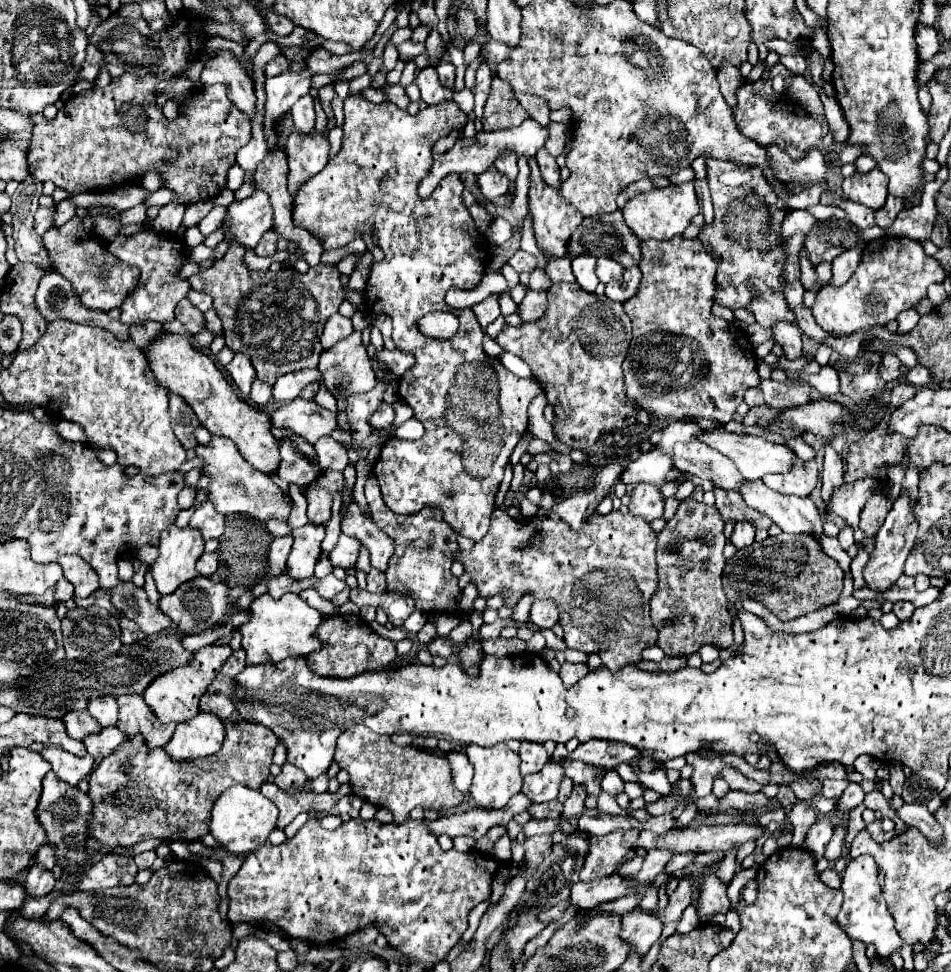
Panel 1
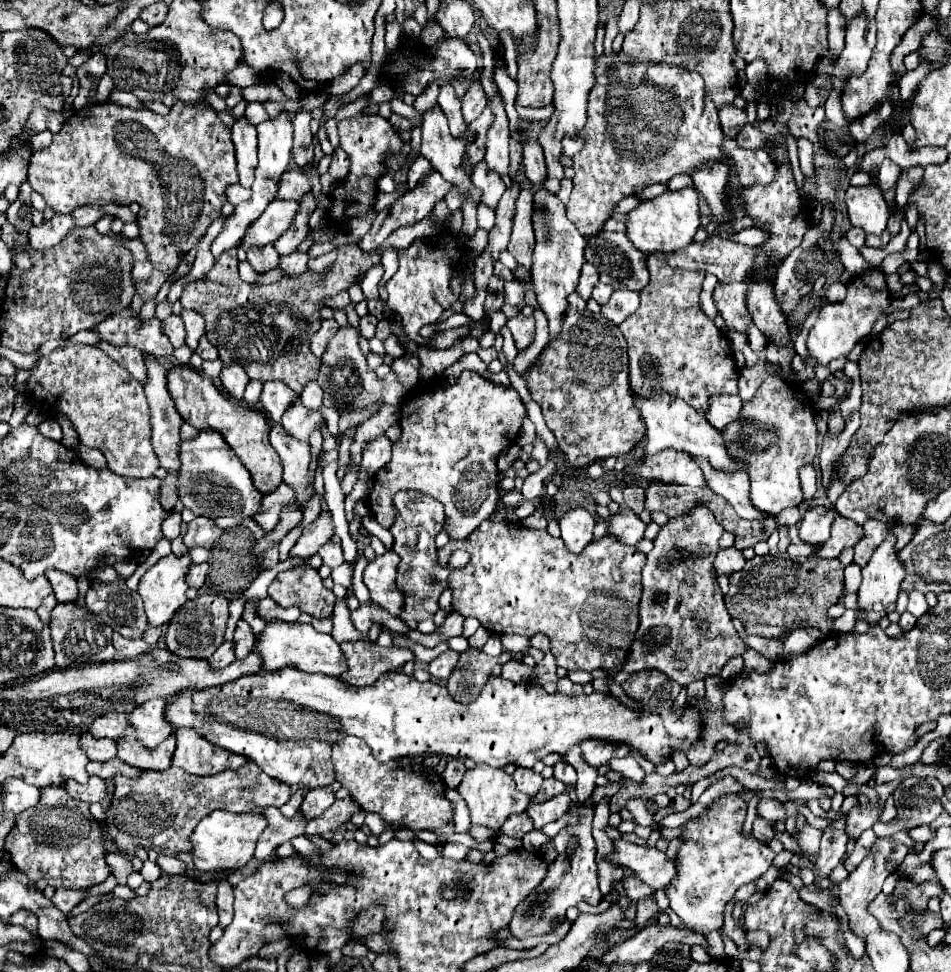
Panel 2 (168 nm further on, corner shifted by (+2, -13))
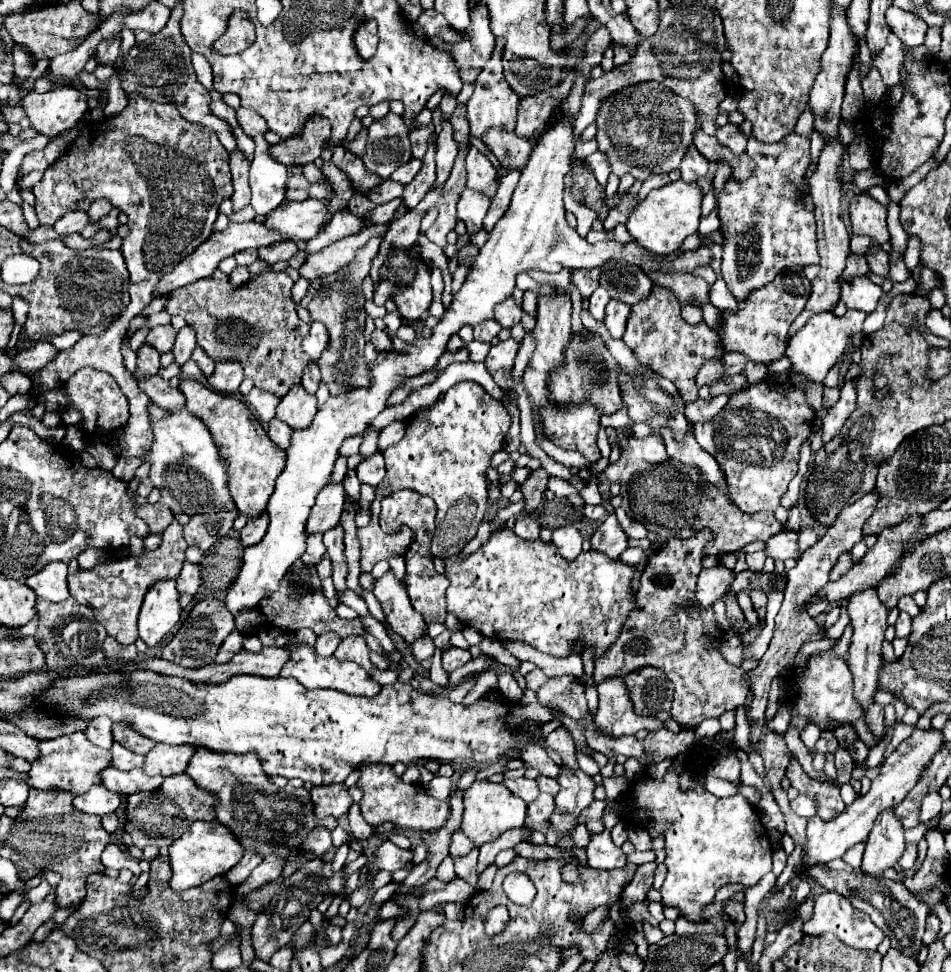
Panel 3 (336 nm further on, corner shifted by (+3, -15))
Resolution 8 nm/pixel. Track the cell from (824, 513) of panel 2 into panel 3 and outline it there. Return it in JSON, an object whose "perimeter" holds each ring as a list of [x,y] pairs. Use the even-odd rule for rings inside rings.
{"perimeter":[[[778,532],[776,536],[768,538],[766,540],[766,556],[772,558],[772,560],[788,560],[788,558],[794,558],[796,556],[796,538],[798,534],[796,532]]]}

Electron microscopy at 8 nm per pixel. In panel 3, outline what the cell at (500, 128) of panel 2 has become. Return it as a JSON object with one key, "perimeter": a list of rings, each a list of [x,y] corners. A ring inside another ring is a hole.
{"perimeter":[[[496,38],[492,60],[488,60],[486,68],[480,72],[474,94],[466,102],[466,120],[470,124],[470,134],[474,136],[480,136],[480,132],[484,132],[484,128],[490,128],[490,126],[500,126],[504,130],[514,130],[516,126],[516,108],[520,98],[516,96],[516,92],[512,92],[510,84],[502,74],[502,52],[504,52],[504,38]]]}

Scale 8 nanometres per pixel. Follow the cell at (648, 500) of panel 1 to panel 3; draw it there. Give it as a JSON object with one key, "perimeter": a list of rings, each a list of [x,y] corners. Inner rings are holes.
{"perimeter":[[[608,514],[608,518],[596,528],[590,544],[592,544],[592,550],[602,552],[608,558],[616,560],[628,548],[628,536],[620,528],[616,516]]]}

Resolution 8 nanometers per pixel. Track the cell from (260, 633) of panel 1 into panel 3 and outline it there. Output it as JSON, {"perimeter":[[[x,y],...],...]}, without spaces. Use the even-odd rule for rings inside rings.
{"perimeter":[[[306,644],[290,648],[290,652],[292,652],[292,658],[288,660],[288,666],[282,668],[282,676],[296,678],[306,688],[330,688],[330,690],[340,690],[340,692],[354,694],[354,696],[376,696],[382,690],[382,686],[378,682],[374,682],[364,672],[364,668],[360,668],[358,664],[352,664],[352,662],[340,664],[334,656],[320,658],[320,656],[316,656],[314,648],[306,646]]]}

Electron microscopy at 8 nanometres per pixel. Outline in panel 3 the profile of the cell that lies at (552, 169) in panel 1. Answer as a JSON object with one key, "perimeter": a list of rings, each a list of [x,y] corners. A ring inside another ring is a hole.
{"perimeter":[[[488,128],[480,138],[486,148],[498,158],[500,164],[508,164],[508,168],[522,170],[530,156],[530,142],[516,136],[516,132],[506,132],[502,128]]]}

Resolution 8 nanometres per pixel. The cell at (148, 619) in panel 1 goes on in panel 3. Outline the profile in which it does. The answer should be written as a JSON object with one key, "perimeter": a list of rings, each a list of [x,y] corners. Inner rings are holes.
{"perimeter":[[[174,520],[164,530],[164,538],[154,552],[142,552],[140,556],[110,560],[104,564],[96,564],[90,570],[78,570],[76,574],[68,576],[68,590],[70,590],[72,598],[76,598],[80,604],[86,604],[92,608],[94,618],[106,628],[108,636],[116,638],[124,646],[134,644],[138,640],[136,622],[138,622],[138,612],[140,612],[146,590],[150,586],[154,586],[158,580],[168,578],[166,574],[172,574],[174,580],[178,578],[180,568],[184,564],[186,548],[188,546],[182,536],[182,526]]]}

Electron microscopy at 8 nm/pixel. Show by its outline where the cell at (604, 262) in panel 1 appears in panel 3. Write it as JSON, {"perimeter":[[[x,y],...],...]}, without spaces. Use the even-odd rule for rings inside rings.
{"perimeter":[[[600,286],[600,288],[598,288],[598,290],[596,290],[588,300],[590,300],[590,308],[588,308],[590,314],[592,314],[596,320],[602,322],[602,320],[604,320],[604,308],[606,308],[606,304],[610,302],[608,292]]]}

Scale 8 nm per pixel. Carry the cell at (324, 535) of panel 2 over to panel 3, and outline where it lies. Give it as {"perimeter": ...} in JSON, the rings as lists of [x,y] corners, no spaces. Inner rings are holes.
{"perimeter":[[[330,482],[326,488],[322,488],[306,524],[308,534],[326,532],[328,528],[334,528],[342,516],[344,500],[346,492],[342,482]]]}

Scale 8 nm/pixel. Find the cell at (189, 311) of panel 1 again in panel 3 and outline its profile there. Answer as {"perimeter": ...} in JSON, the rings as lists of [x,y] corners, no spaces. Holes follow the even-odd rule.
{"perimeter":[[[166,324],[166,326],[156,326],[148,332],[146,336],[146,344],[150,344],[152,348],[156,348],[160,354],[164,352],[170,352],[172,350],[172,344],[174,344],[174,338],[176,338],[176,330]]]}

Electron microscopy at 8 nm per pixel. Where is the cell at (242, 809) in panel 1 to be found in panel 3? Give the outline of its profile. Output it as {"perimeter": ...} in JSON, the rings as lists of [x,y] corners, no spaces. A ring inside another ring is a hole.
{"perimeter":[[[194,822],[188,832],[184,832],[178,840],[172,842],[168,848],[168,860],[172,866],[172,878],[170,888],[174,892],[182,892],[186,888],[202,886],[204,882],[212,880],[214,876],[220,876],[228,872],[232,866],[240,862],[240,856],[244,854],[244,848],[240,842],[228,834],[228,828],[224,828],[220,822]]]}

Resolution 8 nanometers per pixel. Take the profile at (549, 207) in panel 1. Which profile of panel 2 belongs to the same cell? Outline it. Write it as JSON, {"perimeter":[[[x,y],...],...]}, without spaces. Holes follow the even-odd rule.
{"perimeter":[[[539,188],[533,198],[533,226],[535,226],[535,252],[533,252],[533,266],[531,278],[537,294],[537,302],[549,320],[549,336],[557,336],[561,328],[561,314],[567,310],[567,296],[575,290],[579,270],[583,266],[583,250],[585,250],[585,236],[575,230],[575,226],[565,216],[565,206],[559,202],[555,194],[545,188]]]}

